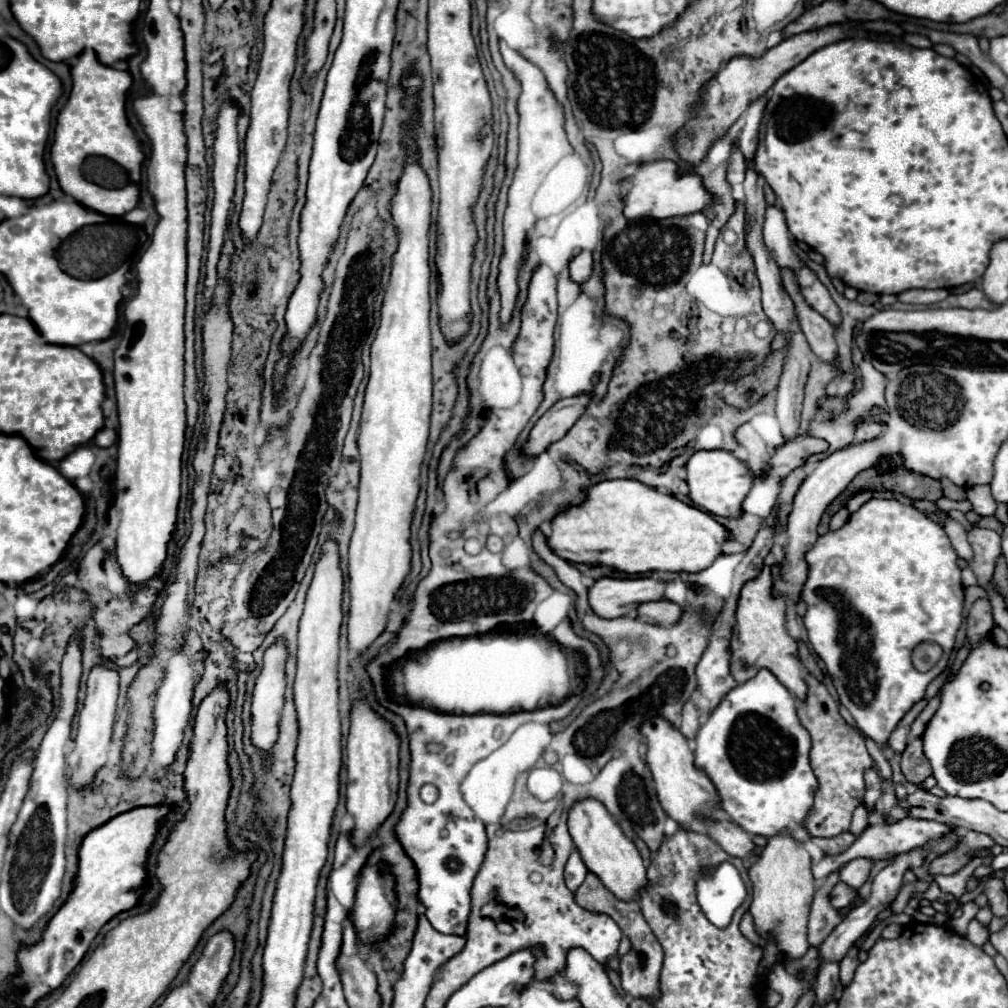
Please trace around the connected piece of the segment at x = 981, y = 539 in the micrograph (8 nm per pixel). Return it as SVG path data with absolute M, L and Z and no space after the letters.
M973 527L967 537L973 549L973 561L969 561L969 567L977 577L977 585L985 587L991 581L995 563L1001 555L1001 535L991 529Z

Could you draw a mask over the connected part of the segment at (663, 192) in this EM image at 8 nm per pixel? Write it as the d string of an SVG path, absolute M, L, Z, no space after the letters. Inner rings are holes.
M675 161L645 163L639 167L635 175L627 177L627 181L631 187L625 191L623 201L625 201L625 217L629 219L641 219L641 217L665 219L675 215L701 213L715 201L715 195L703 185L703 177L693 171L681 173Z

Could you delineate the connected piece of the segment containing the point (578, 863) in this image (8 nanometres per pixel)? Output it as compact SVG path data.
M577 851L571 853L569 861L567 861L567 867L565 867L565 881L567 881L567 887L571 891L575 891L583 881L585 881L585 875L587 875L587 867L581 859L581 855Z

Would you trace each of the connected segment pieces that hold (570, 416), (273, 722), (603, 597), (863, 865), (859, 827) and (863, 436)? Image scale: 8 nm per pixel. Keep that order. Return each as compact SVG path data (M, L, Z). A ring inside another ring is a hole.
M575 395L575 397L565 397L559 399L531 429L529 441L525 443L523 451L527 455L539 455L543 453L551 443L559 441L565 437L565 433L575 425L575 421L583 415L585 405L589 403L591 395Z
M279 639L273 647L265 651L265 665L263 673L257 677L255 691L253 691L253 703L251 703L251 713L253 713L253 743L265 751L273 747L277 741L277 725L279 725L279 715L283 709L283 693L285 693L285 661L287 661L287 649L285 641Z
M603 577L589 589L589 603L599 617L637 617L637 607L665 599L667 581L655 577Z
M853 859L839 869L839 879L851 889L859 889L869 879L869 871L871 871L869 859Z
M859 805L855 811L853 811L853 821L851 821L851 831L855 835L861 835L861 831L867 827L867 817L869 817L869 811Z
M863 421L855 429L855 440L869 441L878 437L882 431L883 425L879 421Z

